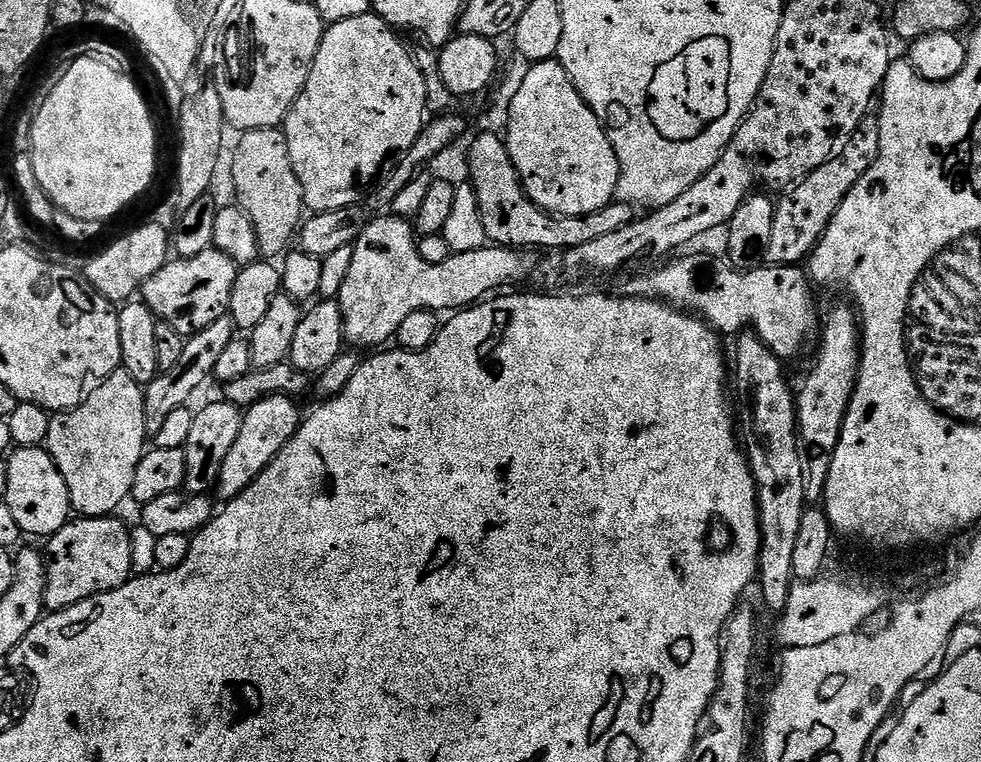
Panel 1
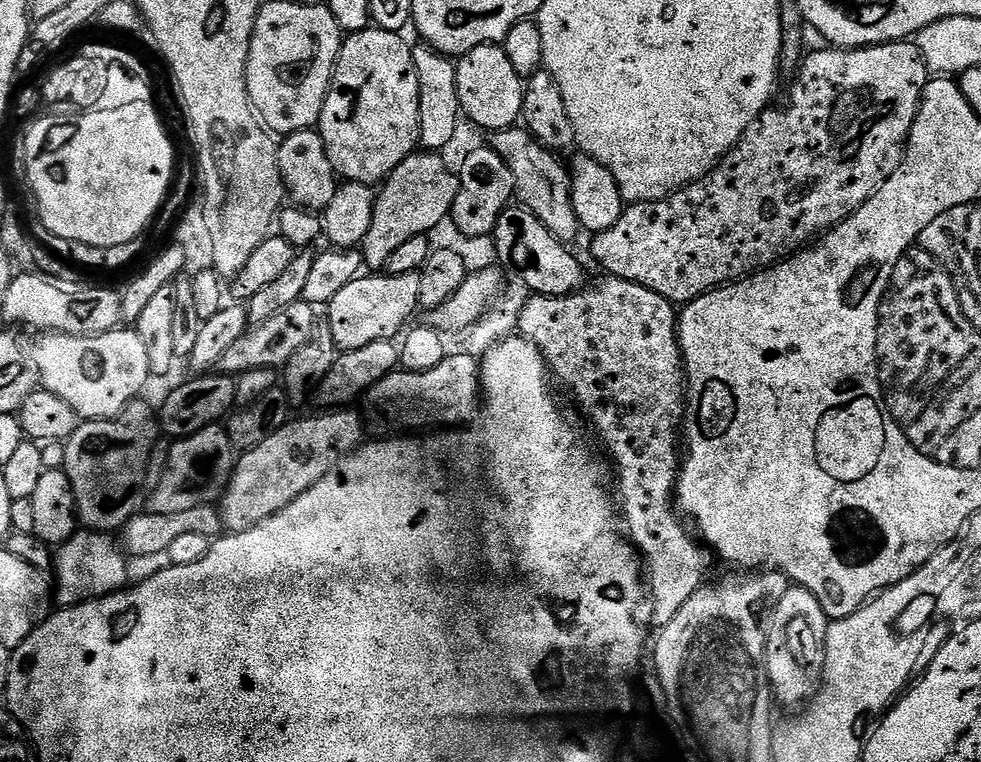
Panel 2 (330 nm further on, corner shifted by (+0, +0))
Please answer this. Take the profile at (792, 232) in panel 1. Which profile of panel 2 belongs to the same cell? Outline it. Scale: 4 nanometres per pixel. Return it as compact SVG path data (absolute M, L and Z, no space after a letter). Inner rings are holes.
M893 42L891 44L873 44L871 48L853 48L845 50L835 46L824 46L821 52L812 52L803 57L800 67L795 69L794 76L800 84L796 84L788 92L789 108L765 108L762 115L744 132L743 138L730 149L712 171L695 180L694 183L678 188L667 200L642 200L638 204L628 204L622 218L614 222L605 232L595 233L592 239L592 256L598 263L604 264L605 273L621 276L623 280L634 280L636 283L662 294L673 305L683 306L698 298L704 292L721 287L729 281L735 282L765 266L771 266L803 249L809 242L840 224L854 210L862 207L898 170L904 161L904 150L908 143L908 135L916 121L920 109L920 98L924 95L924 87L928 85L930 73L928 63L922 58L919 43Z

